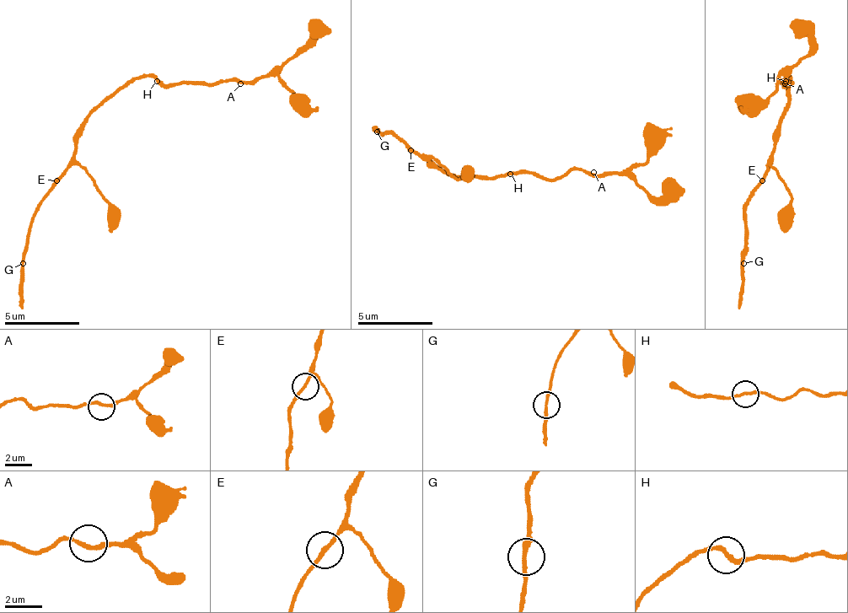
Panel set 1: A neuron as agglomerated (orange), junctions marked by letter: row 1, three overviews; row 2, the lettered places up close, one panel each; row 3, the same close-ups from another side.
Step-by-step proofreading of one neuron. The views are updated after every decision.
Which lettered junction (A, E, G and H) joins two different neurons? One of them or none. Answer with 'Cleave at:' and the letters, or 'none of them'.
Cleave at: none of them

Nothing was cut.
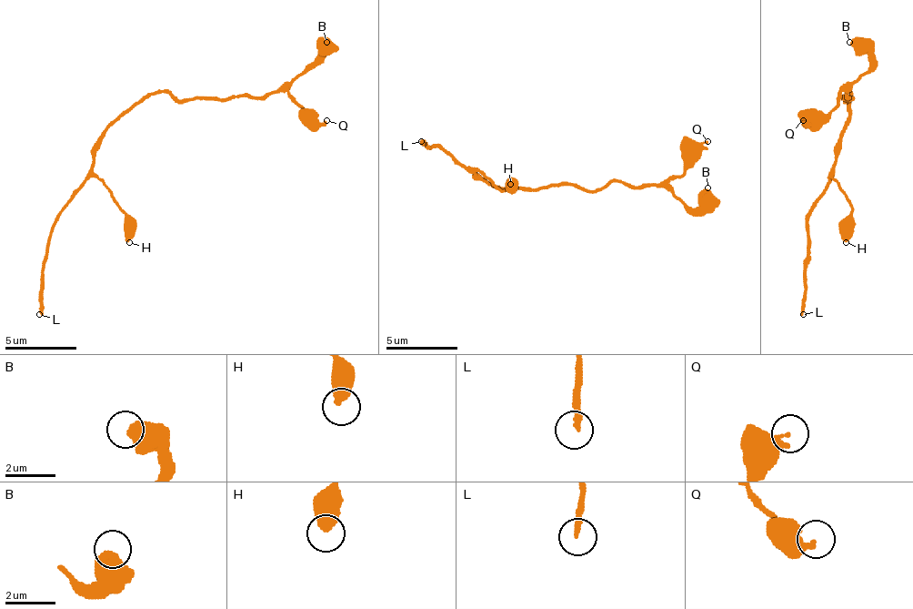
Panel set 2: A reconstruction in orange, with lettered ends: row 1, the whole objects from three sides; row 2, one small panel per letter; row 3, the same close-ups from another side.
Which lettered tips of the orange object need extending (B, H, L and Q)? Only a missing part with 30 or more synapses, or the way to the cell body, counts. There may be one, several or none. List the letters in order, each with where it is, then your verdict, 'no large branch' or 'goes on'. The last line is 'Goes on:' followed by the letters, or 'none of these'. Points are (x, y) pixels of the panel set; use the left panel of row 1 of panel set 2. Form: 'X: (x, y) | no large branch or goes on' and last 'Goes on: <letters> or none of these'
B: (326, 42) | no large branch
H: (129, 242) | no large branch
L: (39, 314) | goes on
Q: (326, 120) | no large branch
Goes on: L

